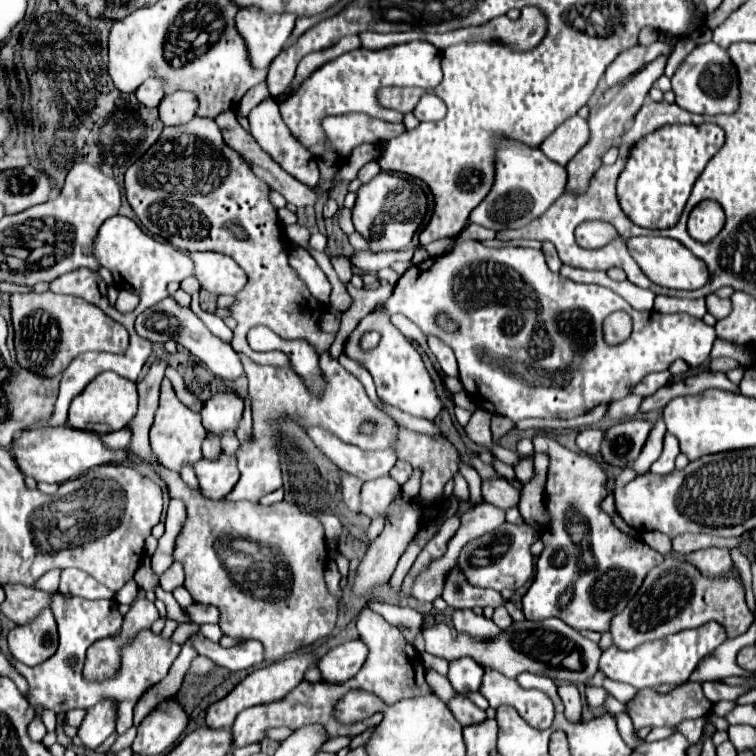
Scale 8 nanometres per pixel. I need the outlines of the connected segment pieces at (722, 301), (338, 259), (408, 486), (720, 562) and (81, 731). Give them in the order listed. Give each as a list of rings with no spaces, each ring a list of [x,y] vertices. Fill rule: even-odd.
[[[716,294],[706,296],[707,312],[710,312],[716,320],[726,318],[728,312],[730,312],[730,310],[728,310],[728,300],[730,300],[730,298],[718,298]]]
[[[332,256],[332,266],[334,266],[338,278],[342,280],[342,284],[348,286],[350,284],[350,278],[352,278],[352,270],[350,270],[352,264],[346,258],[342,258],[342,256]]]
[[[414,470],[412,478],[402,486],[402,492],[414,498],[418,494],[418,490],[420,490],[420,470]]]
[[[704,548],[696,550],[688,556],[684,556],[690,564],[694,564],[702,574],[706,576],[718,576],[724,572],[730,572],[732,568],[732,558],[730,558],[730,548]]]
[[[102,700],[88,708],[84,722],[78,728],[78,738],[84,748],[96,750],[116,730],[116,706],[112,700]]]

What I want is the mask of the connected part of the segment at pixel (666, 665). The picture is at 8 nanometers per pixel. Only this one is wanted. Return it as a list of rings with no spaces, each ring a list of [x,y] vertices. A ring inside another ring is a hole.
[[[706,622],[698,628],[688,628],[676,634],[670,634],[662,640],[650,640],[646,644],[640,644],[638,648],[630,652],[622,652],[620,648],[606,648],[600,658],[600,670],[610,678],[618,682],[632,684],[634,688],[656,688],[660,684],[684,684],[690,676],[690,672],[698,666],[698,662],[714,652],[716,646],[720,646],[726,640],[726,632],[718,622]]]

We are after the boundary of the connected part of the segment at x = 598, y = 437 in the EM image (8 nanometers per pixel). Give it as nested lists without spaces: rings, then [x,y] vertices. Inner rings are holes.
[[[586,428],[586,430],[578,432],[578,436],[576,436],[576,446],[578,446],[584,454],[598,456],[598,454],[600,454],[602,436],[604,436],[604,432],[602,432],[602,430],[596,430],[596,428]]]

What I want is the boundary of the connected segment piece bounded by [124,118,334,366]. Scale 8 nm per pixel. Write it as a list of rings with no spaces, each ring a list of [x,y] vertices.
[[[194,118],[190,124],[164,128],[158,142],[150,146],[148,152],[142,154],[126,170],[124,186],[126,198],[134,214],[150,234],[160,236],[188,252],[222,252],[244,268],[244,272],[248,274],[248,286],[236,294],[238,302],[232,306],[232,316],[238,320],[232,340],[232,348],[236,352],[244,352],[258,364],[290,366],[288,356],[284,352],[256,352],[248,346],[246,334],[258,324],[268,326],[280,338],[306,338],[310,340],[310,344],[316,346],[318,352],[326,350],[334,342],[334,334],[324,334],[320,328],[322,304],[312,298],[306,284],[296,276],[296,272],[288,264],[288,250],[284,250],[284,236],[280,236],[276,208],[268,200],[270,188],[250,170],[250,166],[232,148],[224,144],[214,120]]]

